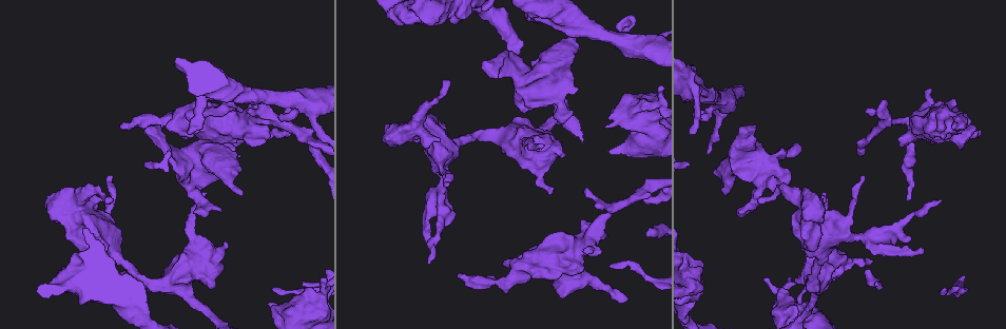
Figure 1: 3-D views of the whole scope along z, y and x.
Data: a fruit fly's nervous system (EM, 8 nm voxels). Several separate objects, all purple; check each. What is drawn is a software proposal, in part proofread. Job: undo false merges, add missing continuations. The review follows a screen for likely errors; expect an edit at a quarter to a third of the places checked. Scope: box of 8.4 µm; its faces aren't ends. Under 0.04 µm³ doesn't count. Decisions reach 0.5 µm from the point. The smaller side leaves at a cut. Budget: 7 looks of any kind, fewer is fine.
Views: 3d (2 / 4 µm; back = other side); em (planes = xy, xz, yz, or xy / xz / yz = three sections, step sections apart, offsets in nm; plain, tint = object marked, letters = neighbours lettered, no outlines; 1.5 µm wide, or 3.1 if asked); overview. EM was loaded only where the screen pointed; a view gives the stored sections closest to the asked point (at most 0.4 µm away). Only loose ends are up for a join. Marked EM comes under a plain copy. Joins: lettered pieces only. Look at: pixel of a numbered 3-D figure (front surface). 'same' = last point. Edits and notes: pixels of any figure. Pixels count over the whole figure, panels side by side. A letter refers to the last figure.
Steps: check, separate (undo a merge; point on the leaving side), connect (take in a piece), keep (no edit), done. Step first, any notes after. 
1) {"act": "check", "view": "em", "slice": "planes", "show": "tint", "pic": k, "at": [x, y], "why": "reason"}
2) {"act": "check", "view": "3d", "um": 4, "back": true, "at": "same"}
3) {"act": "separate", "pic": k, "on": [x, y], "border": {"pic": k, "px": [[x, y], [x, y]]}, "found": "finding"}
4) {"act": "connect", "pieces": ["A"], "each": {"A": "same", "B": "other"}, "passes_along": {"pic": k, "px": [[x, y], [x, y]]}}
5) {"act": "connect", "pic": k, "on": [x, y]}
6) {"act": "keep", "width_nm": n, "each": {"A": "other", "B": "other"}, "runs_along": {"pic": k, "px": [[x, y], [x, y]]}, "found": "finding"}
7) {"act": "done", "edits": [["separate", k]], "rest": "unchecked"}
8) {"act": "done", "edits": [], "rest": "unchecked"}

{"act": "check", "view": "em", "slice": "planes", "show": "letters", "pic": 1, "at": [439, 138], "why": "stops while still wide"}

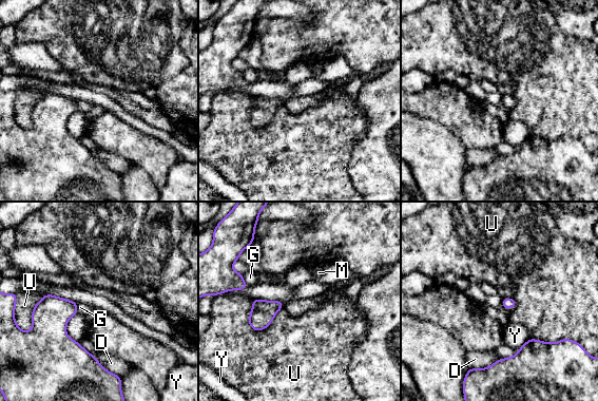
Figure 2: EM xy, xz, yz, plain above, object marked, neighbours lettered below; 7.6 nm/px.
{"act": "keep", "each": {"D": "other", "G": "other", "M": "other", "U": "other", "Y": "other"}, "border": {"pic": 2, "px": [[283, 307], [263, 329], [248, 325]]}, "found": "none of them fits"}

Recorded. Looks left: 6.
{"act": "check", "view": "3d", "um": 4, "pic": 1, "at": [123, 129], "why": "branch stops here"}

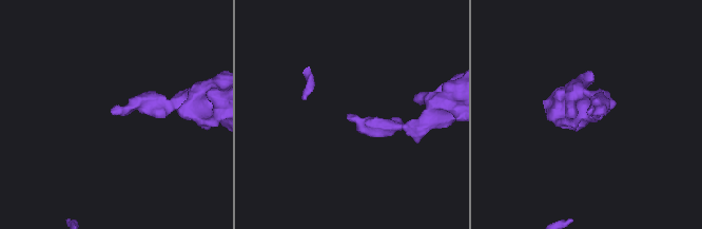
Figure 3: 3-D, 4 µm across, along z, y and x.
{"act": "check", "view": "em", "slice": "planes", "show": "letters", "pic": 3, "at": [349, 114], "why": "shape alone is not enough"}

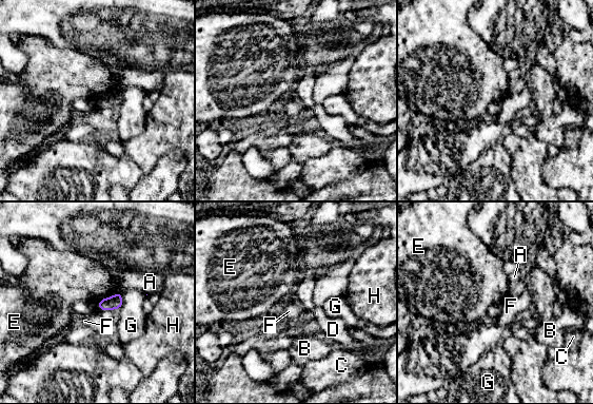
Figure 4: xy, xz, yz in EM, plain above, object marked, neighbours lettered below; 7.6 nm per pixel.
{"act": "keep", "each": {"A": "other", "B": "other", "C": "other", "D": "other", "E": "other", "F": "other", "G": "other", "H": "other"}, "border": {"pic": 4, "px": [[119, 291], [103, 297], [97, 304]]}, "found": "no lettered piece goes on from it"}

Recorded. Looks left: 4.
{"act": "check", "view": "em", "slice": "xy", "step": 8, "show": "tint", "pic": 1, "at": [929, 91], "why": "branch stops here"}

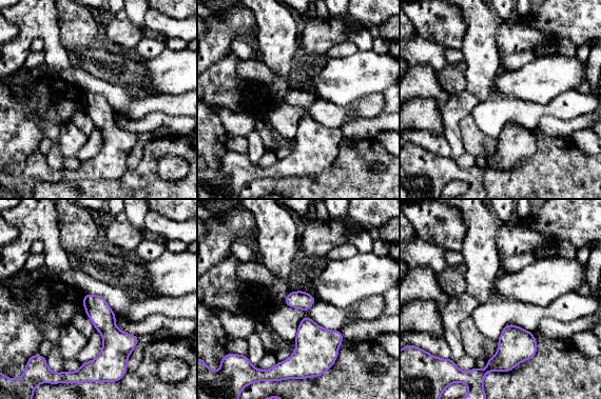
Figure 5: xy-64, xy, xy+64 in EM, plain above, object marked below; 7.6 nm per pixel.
{"act": "check", "view": "em", "slice": "xy", "step": 8, "show": "letters", "at": "same", "why": "what lies round it"}

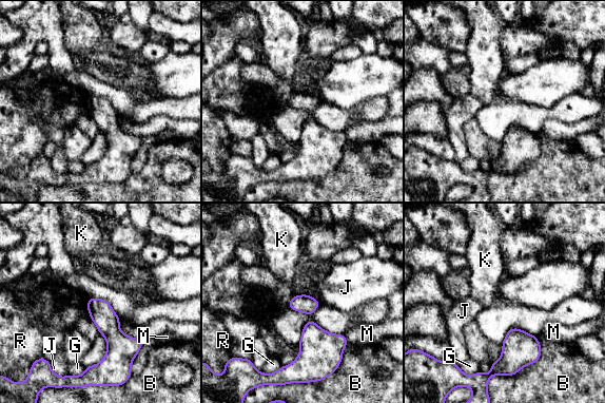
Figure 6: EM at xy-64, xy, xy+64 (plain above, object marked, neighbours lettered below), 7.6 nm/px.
{"act": "keep", "longest_contact_nm": ["B", 460], "each": {"B": "other", "G": "other", "J": "other", "K": "other", "M": "other", "R": "other"}, "border": {"pic": 6, "px": [[307, 293], [320, 303]]}, "found": "none of them fits"}

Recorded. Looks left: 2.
{"act": "done", "edits": [], "rest": "unchecked"}

